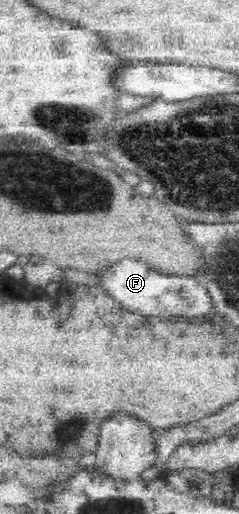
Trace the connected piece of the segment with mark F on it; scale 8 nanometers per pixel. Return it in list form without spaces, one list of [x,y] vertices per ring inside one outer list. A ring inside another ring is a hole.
[[[123,259],[115,267],[101,274],[99,285],[109,291],[119,303],[141,315],[187,315],[189,318],[202,319],[213,314],[214,305],[205,286],[195,278],[166,275],[155,270],[143,259]]]

